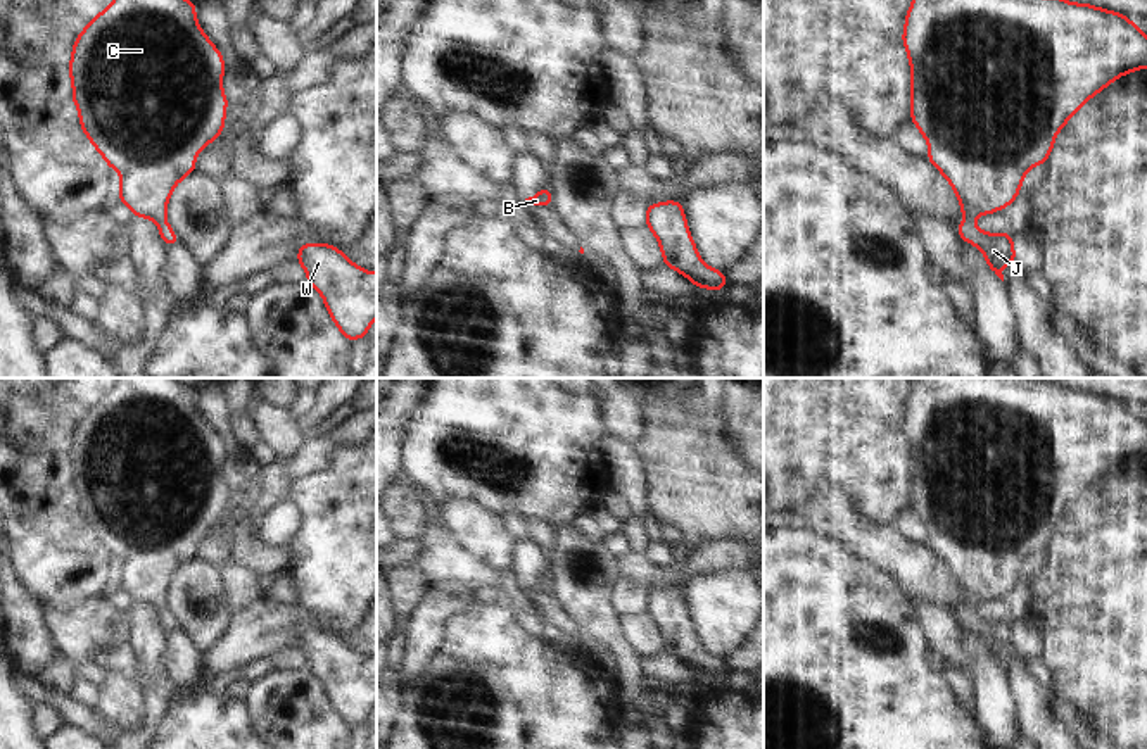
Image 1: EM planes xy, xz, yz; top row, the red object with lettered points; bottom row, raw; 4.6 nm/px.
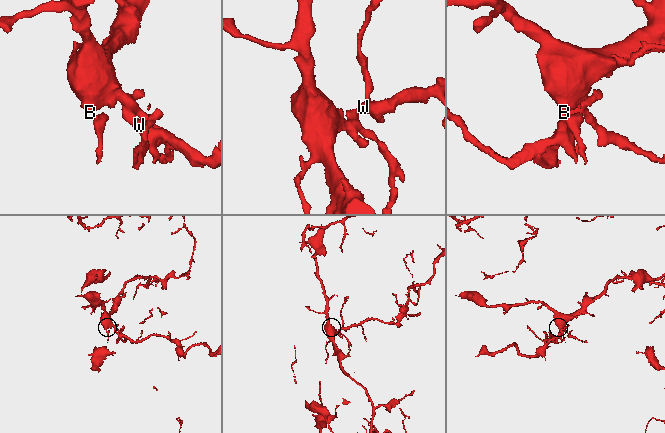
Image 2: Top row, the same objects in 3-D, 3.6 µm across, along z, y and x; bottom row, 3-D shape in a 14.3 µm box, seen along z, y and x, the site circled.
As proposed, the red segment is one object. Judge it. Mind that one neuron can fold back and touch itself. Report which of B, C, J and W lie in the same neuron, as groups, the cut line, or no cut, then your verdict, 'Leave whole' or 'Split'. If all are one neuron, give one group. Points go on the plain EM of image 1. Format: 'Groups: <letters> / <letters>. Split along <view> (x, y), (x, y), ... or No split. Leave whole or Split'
Groups: B C J W. No split. Leave whole

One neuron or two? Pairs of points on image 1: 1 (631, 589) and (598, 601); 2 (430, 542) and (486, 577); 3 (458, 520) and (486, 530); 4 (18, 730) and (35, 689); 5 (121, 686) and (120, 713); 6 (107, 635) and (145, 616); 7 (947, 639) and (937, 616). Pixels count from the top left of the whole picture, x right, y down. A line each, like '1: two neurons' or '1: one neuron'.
1: two neurons
2: one neuron
3: one neuron
4: two neurons
5: one neuron
6: two neurons
7: one neuron

